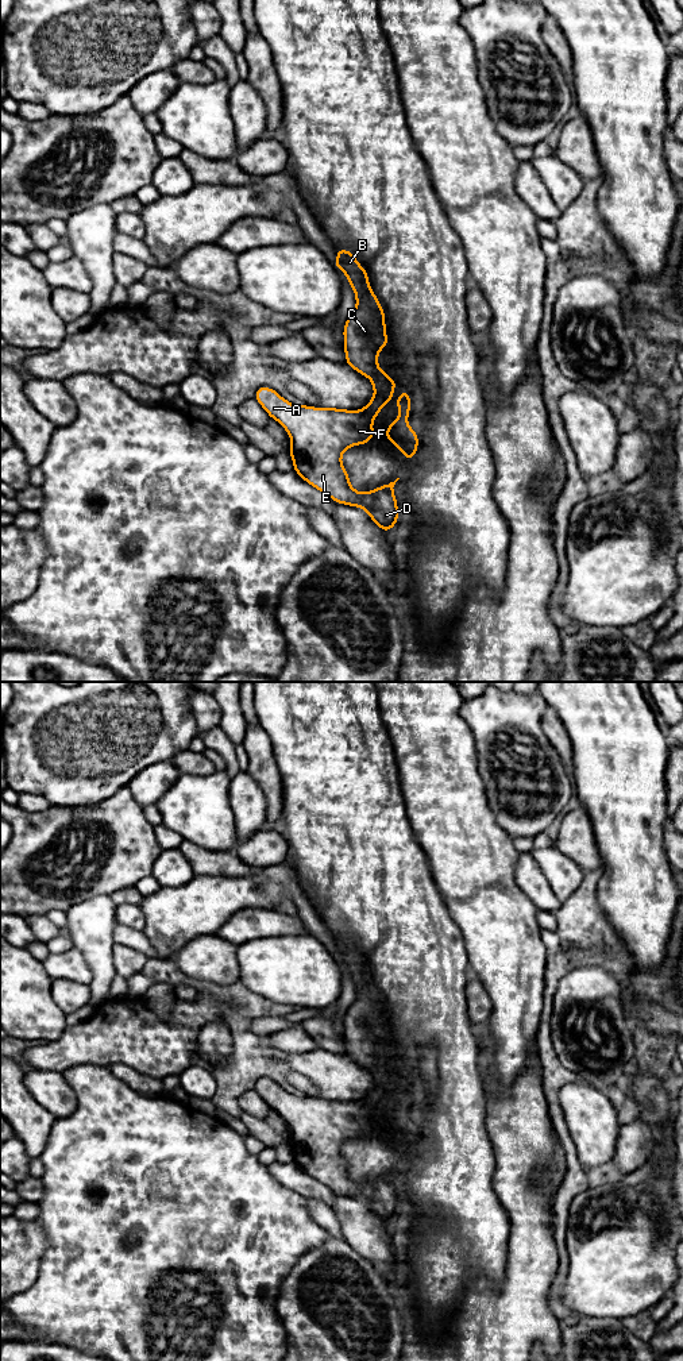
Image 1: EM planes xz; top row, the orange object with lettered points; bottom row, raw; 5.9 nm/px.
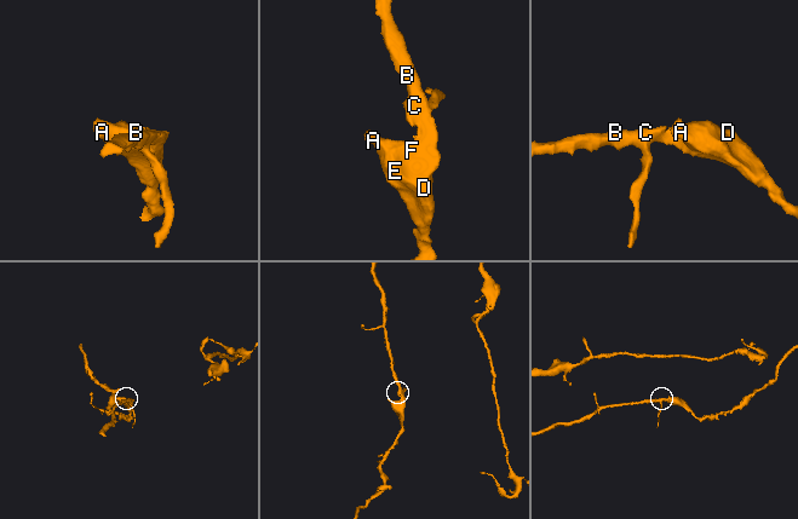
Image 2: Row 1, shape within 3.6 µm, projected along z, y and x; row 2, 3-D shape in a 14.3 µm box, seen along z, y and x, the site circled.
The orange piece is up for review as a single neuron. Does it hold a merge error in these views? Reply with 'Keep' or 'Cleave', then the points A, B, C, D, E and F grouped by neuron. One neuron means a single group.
Keep. Groups: A B C D E F

